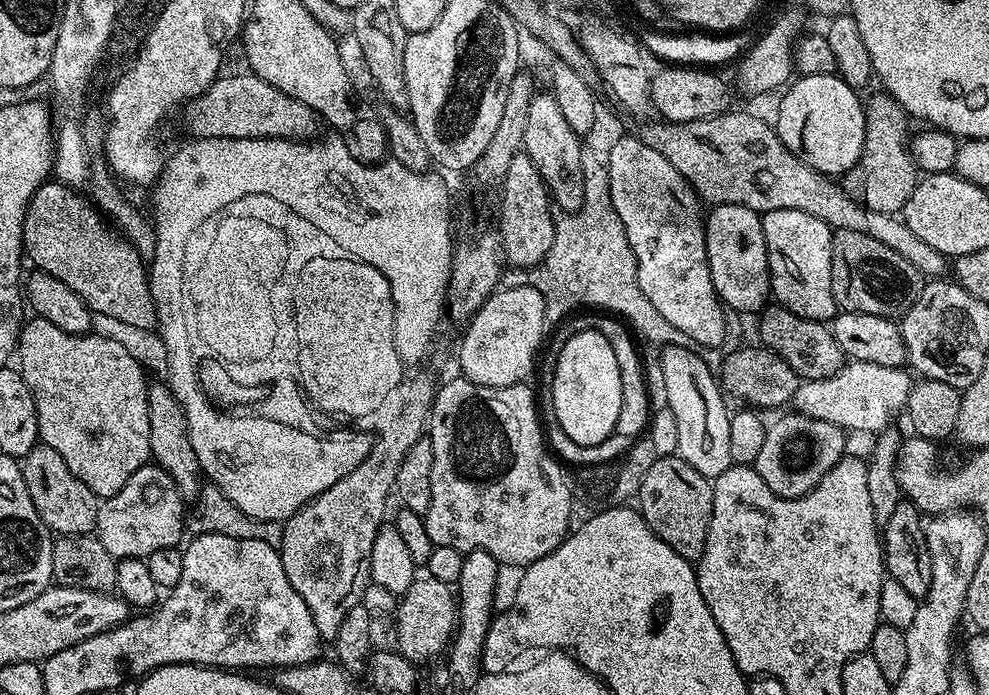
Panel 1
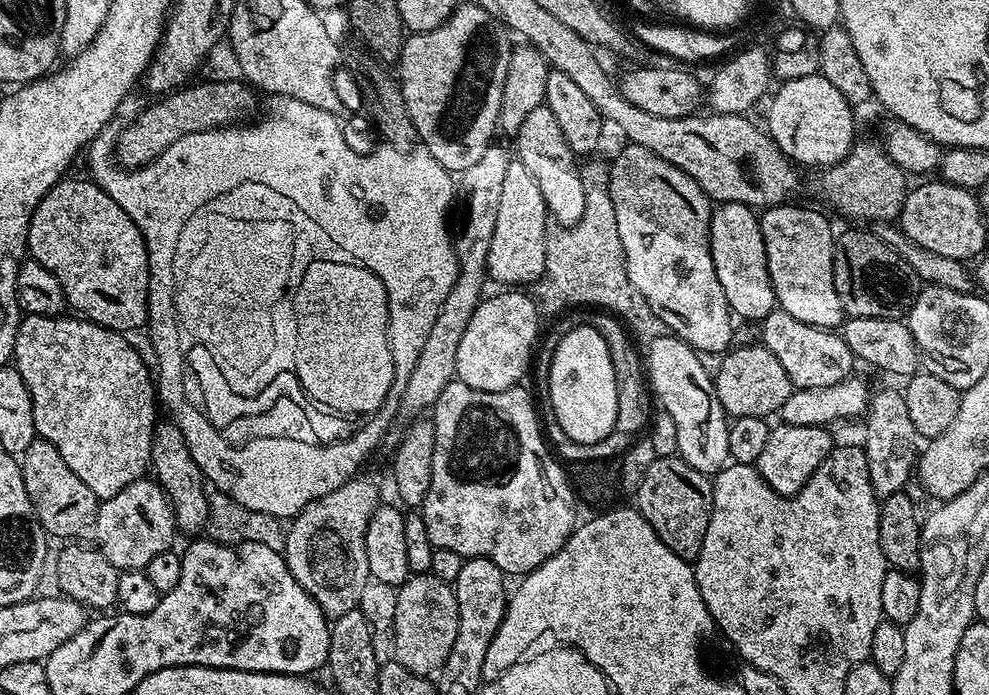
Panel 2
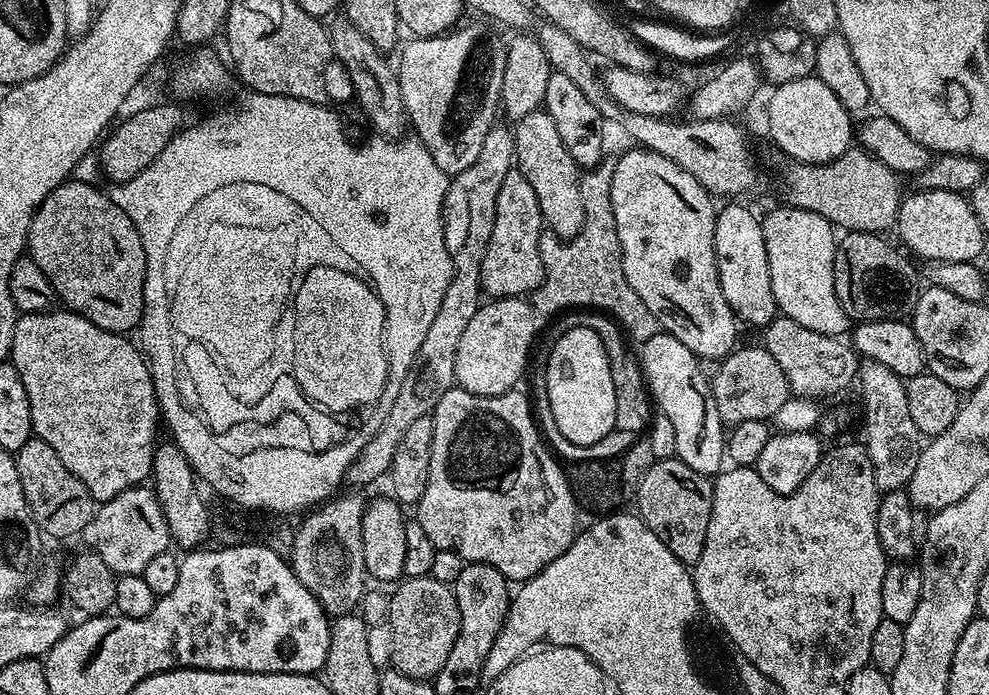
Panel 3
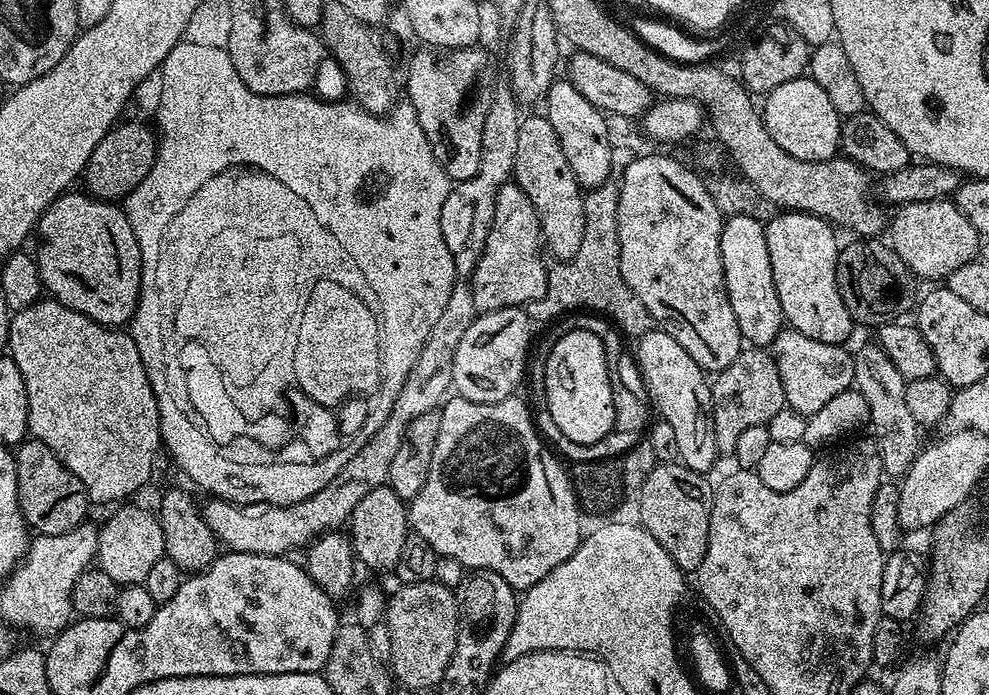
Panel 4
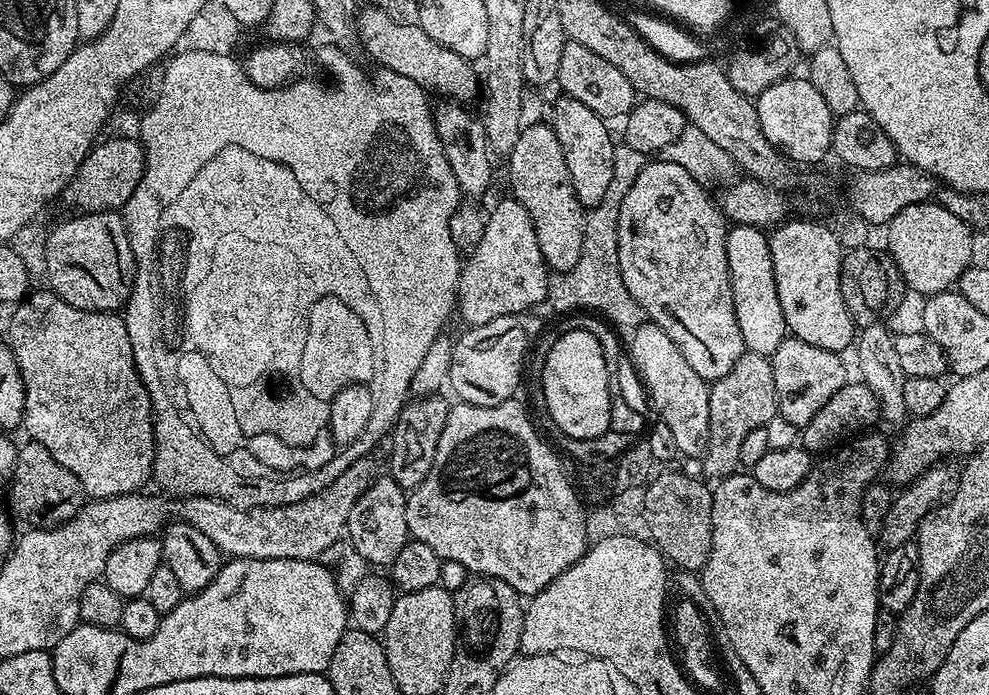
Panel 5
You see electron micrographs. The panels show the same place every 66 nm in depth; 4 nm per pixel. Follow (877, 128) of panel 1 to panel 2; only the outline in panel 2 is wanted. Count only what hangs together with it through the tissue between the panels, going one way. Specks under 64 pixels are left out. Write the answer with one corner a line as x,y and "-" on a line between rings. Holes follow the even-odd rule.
875,139
853,143
851,150
837,164
830,164
823,169
820,188
824,191
824,200
836,212
849,216
852,220
876,220
875,222
892,222
899,217
904,197
910,191
906,173
884,153
883,147

